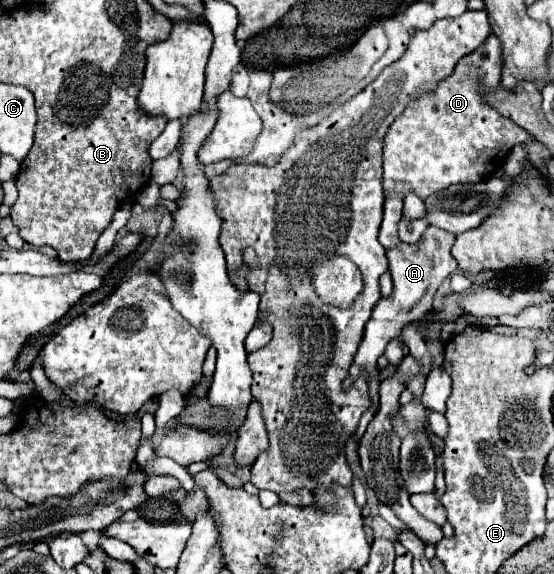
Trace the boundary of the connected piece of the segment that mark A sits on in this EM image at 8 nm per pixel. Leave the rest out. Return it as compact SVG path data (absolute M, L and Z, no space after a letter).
M431 225L425 230L424 239L418 247L400 243L398 247L388 251L388 263L390 263L390 273L392 273L392 281L394 281L394 291L388 299L380 299L378 307L374 307L374 313L366 325L360 349L350 367L350 375L342 383L344 389L350 389L354 385L354 381L362 375L366 375L370 379L376 373L376 359L384 353L386 343L390 339L398 337L406 323L410 323L414 319L422 319L424 313L432 309L432 299L434 299L436 289L458 267L456 259L450 255L454 237L456 235L450 235L448 231L442 231L440 227Z

